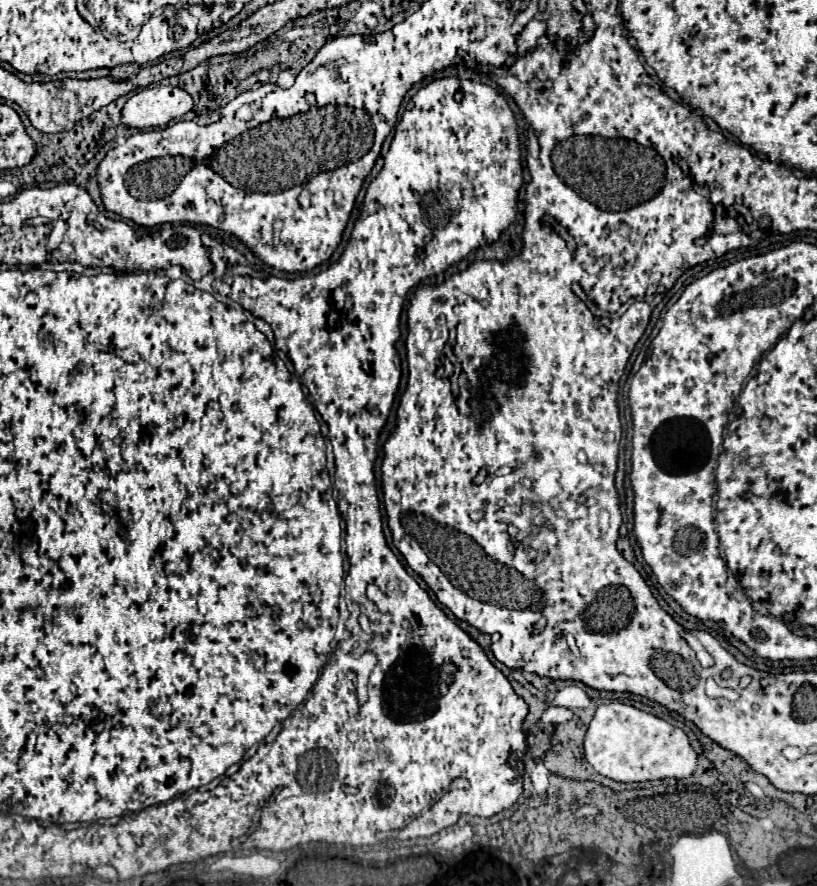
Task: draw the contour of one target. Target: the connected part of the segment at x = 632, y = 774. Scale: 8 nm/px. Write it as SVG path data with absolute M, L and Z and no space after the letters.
M624 702L600 704L584 736L584 756L602 776L616 782L688 778L696 770L696 752L682 728Z

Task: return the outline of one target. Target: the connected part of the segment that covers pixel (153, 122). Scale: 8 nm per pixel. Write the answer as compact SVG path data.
M152 86L134 94L122 108L122 122L134 128L164 126L194 108L194 98L174 86Z

